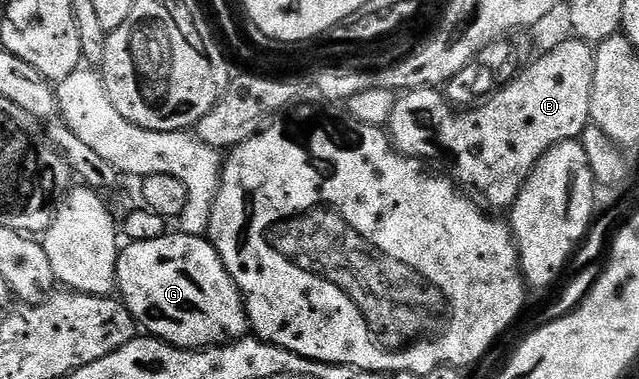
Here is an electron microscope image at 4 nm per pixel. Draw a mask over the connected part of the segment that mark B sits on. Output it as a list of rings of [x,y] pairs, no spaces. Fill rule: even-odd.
[[[572,40],[559,42],[534,65],[526,64],[509,84],[501,86],[496,93],[480,103],[466,108],[469,109],[466,113],[456,113],[453,110],[456,108],[450,104],[444,92],[437,89],[411,89],[400,94],[387,126],[390,141],[404,157],[412,157],[422,163],[434,161],[437,165],[446,165],[449,168],[448,176],[458,186],[466,190],[474,189],[469,191],[476,194],[490,210],[512,210],[525,180],[531,175],[541,156],[559,143],[578,140],[586,125],[590,124],[589,104],[595,49],[588,41]]]

